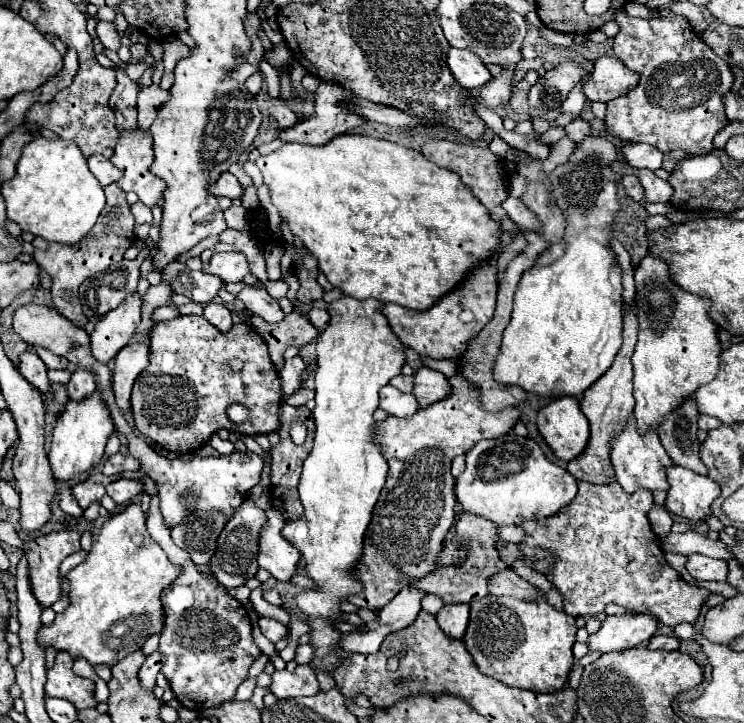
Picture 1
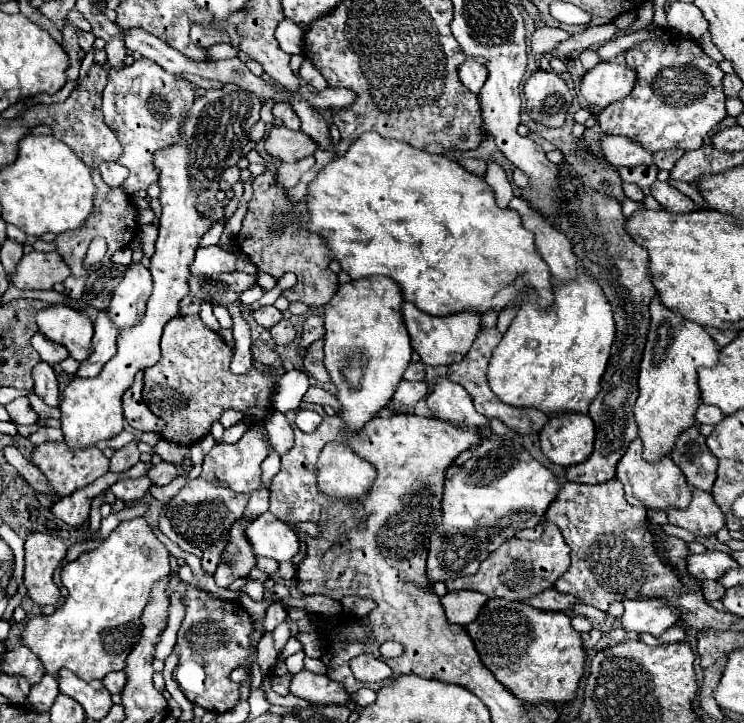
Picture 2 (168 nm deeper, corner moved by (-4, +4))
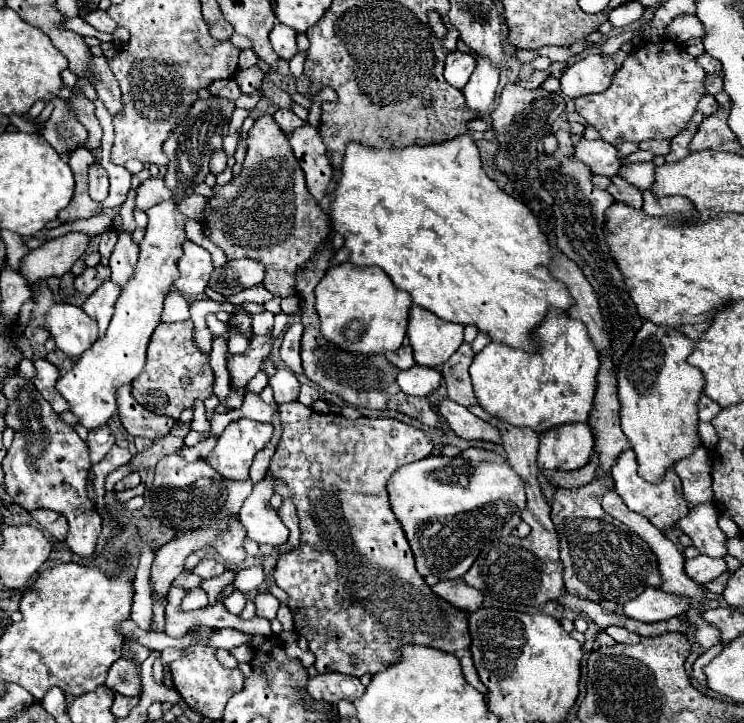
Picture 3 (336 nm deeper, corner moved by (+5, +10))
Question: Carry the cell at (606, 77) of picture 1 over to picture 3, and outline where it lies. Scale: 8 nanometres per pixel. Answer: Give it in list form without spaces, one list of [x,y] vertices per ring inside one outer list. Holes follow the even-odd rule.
[[[590,54],[572,64],[562,74],[560,78],[562,92],[570,98],[604,92],[610,86],[614,72],[616,72],[616,62],[610,56]]]

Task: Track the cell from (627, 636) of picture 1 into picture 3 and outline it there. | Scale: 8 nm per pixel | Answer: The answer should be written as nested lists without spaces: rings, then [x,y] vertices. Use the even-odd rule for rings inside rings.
[[[646,588],[640,596],[624,604],[624,616],[638,622],[660,622],[672,616],[682,616],[688,608],[684,598],[676,598],[660,588]]]

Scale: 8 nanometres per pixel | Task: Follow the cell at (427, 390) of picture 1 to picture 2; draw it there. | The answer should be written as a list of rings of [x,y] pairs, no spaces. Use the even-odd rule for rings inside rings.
[[[439,378],[435,382],[433,392],[427,396],[427,406],[437,418],[457,426],[471,426],[477,430],[489,426],[489,420],[473,408],[469,394],[449,378]]]

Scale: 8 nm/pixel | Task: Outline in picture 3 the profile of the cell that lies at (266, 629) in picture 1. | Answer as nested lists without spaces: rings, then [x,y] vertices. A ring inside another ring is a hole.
[[[262,592],[254,598],[254,604],[256,604],[256,614],[262,616],[262,618],[276,618],[276,612],[278,612],[278,606],[280,602],[270,594],[270,592]]]

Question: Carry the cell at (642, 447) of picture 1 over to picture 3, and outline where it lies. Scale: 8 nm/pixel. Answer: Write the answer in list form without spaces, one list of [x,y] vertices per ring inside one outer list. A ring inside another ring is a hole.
[[[632,448],[624,450],[624,454],[620,454],[620,456],[616,458],[616,464],[612,466],[612,478],[614,478],[616,494],[624,500],[624,504],[626,504],[632,512],[636,512],[636,514],[648,518],[654,526],[658,526],[658,528],[664,530],[664,532],[670,530],[670,528],[674,528],[674,522],[678,522],[680,516],[684,516],[684,514],[688,512],[688,502],[684,500],[682,484],[680,484],[680,478],[676,476],[676,472],[674,472],[672,468],[668,468],[668,470],[664,472],[662,480],[656,482],[656,484],[644,480],[644,478],[638,474],[638,470],[636,470],[636,456],[634,456],[634,450],[632,450]]]

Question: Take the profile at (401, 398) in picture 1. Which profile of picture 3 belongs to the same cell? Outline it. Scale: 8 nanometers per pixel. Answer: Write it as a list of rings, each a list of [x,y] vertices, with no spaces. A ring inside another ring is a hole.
[[[412,366],[406,372],[398,374],[398,386],[404,394],[410,396],[428,396],[432,390],[440,386],[440,372],[436,368]]]

